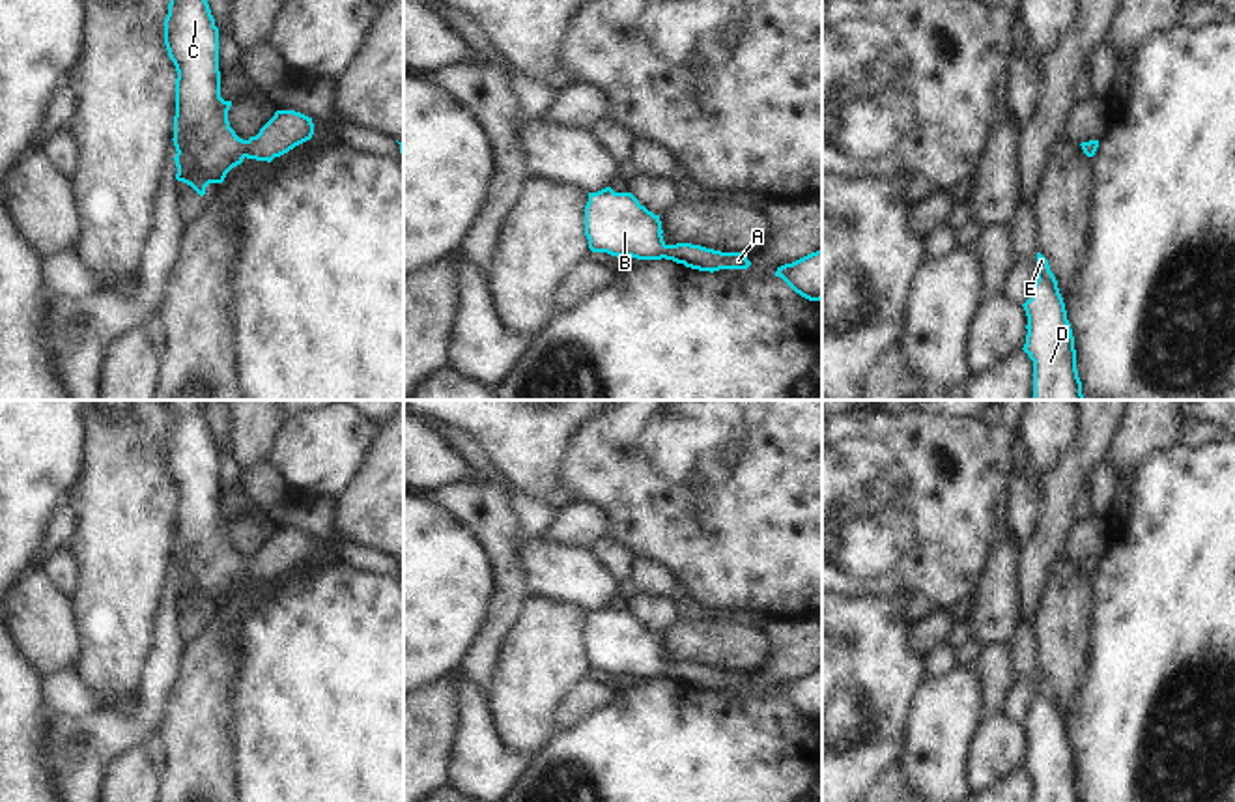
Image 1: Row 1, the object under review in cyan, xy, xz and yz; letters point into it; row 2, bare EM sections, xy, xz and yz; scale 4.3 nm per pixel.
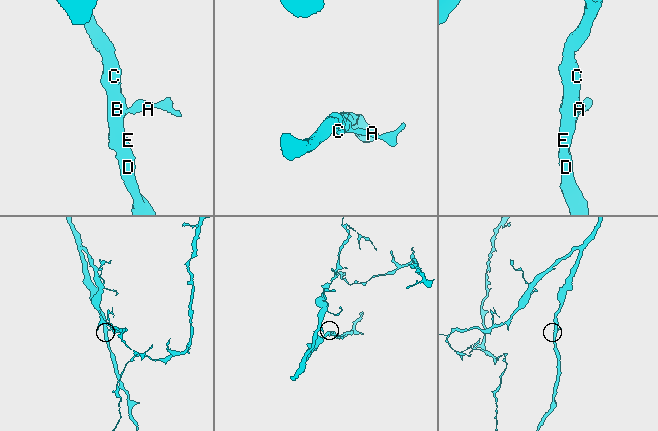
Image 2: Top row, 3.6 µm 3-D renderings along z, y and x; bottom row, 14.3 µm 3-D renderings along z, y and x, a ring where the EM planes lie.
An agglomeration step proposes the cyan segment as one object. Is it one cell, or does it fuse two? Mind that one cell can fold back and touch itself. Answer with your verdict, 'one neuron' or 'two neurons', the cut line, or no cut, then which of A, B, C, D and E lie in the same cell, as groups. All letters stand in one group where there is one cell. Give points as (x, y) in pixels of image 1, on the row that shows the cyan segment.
one neuron | no cut | A B C D E

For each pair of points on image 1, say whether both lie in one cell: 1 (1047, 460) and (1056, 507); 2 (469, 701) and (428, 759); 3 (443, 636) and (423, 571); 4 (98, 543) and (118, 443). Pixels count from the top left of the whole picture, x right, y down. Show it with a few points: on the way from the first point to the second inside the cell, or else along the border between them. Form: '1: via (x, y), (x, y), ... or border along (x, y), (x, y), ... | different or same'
1: border along (1077, 436), (1067, 453), (1043, 473) | different
2: border along (458, 675), (458, 731), (449, 761) | different
3: via (436, 619), (423, 606), (423, 587) | same
4: via (118, 518), (118, 468) | same

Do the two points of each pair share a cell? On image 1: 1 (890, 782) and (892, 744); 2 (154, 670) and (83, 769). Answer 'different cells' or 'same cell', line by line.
1: different cells
2: same cell

